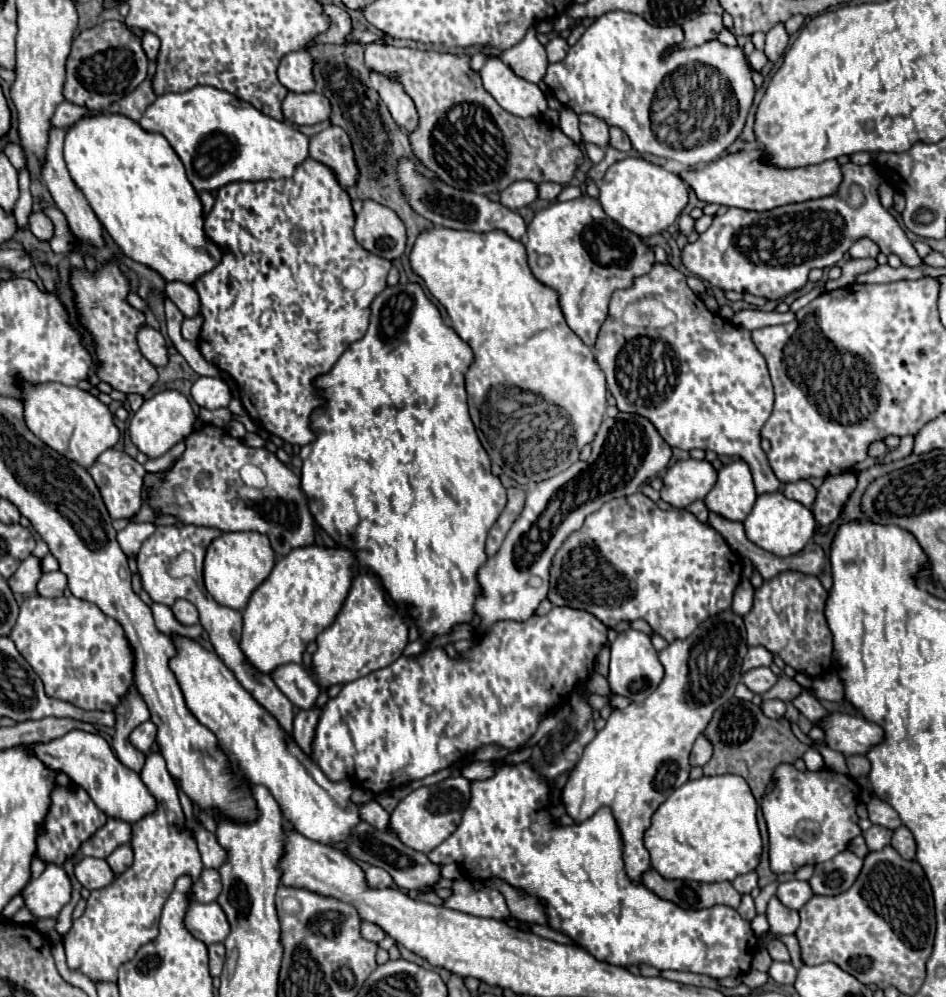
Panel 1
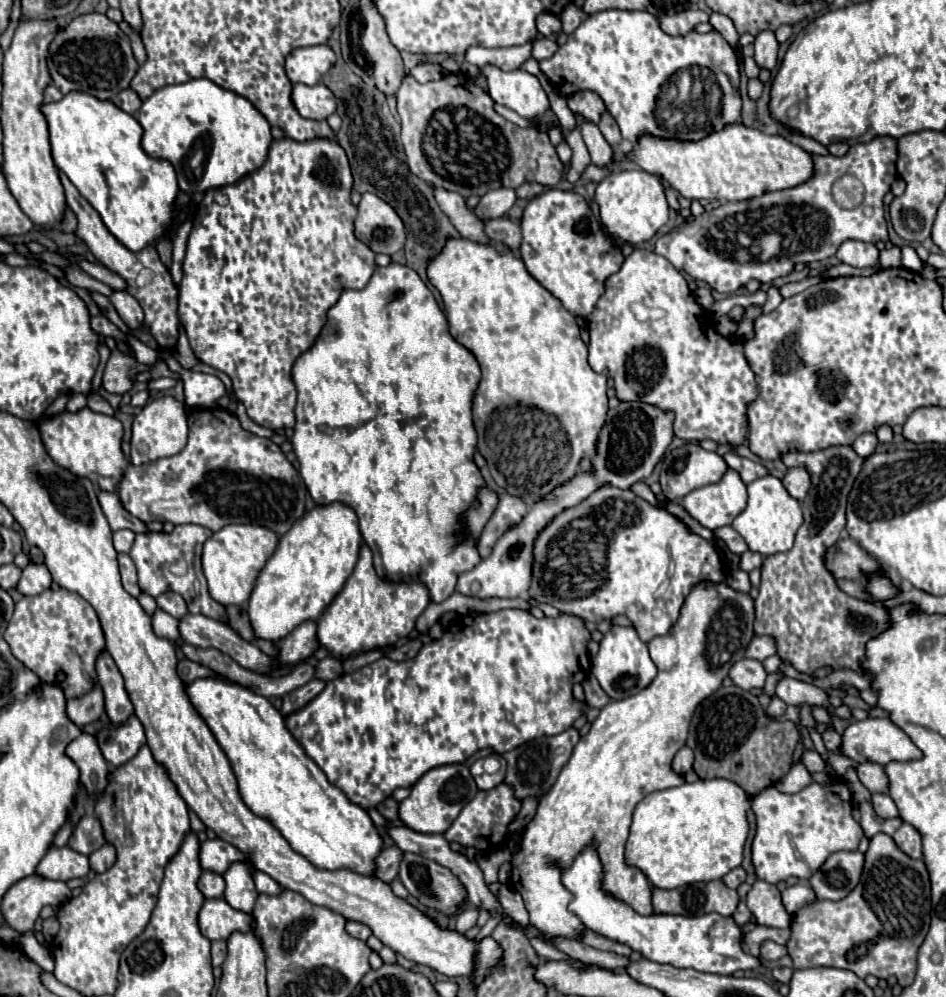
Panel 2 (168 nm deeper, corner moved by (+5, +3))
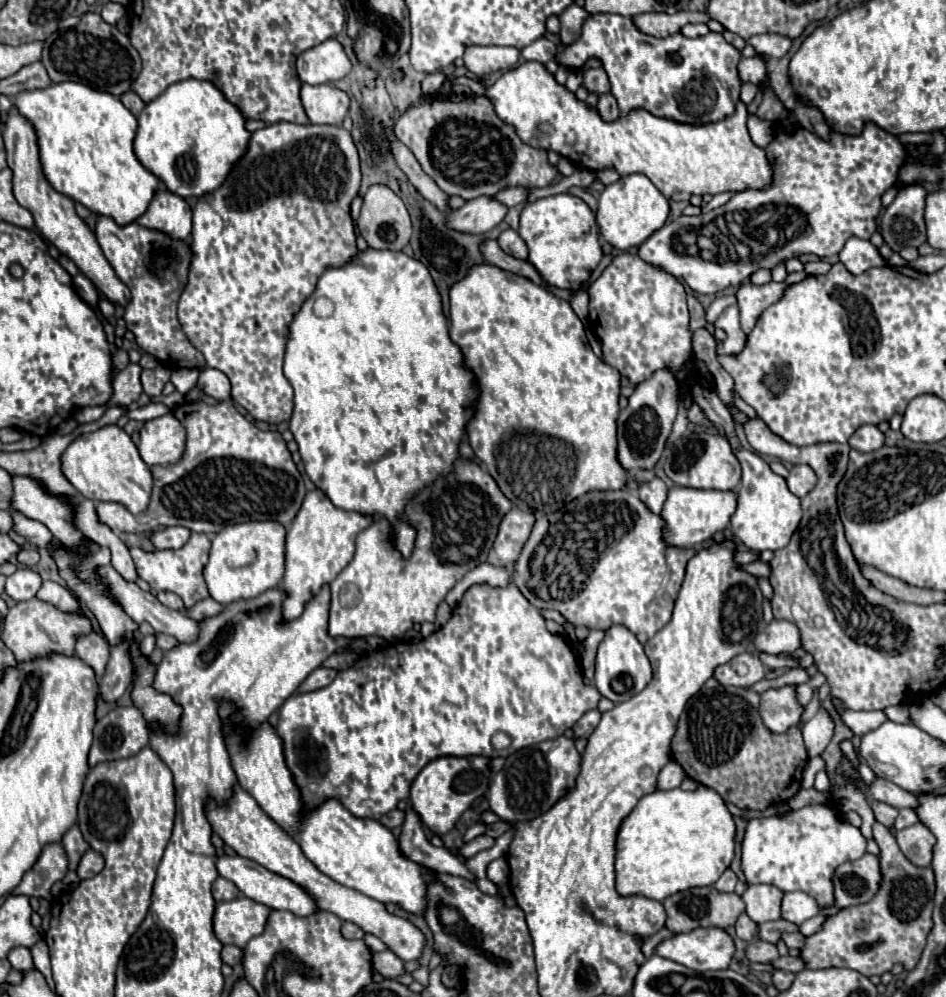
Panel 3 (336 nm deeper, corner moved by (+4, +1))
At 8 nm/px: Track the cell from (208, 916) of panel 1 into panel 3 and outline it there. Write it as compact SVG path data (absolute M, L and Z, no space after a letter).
M247 897L221 901L215 905L213 931L223 945L237 945L245 949L247 941L259 935L265 927L269 907L255 903Z

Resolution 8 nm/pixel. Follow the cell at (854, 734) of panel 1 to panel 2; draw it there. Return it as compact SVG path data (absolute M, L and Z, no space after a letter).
M866 719L850 723L842 737L842 753L854 763L878 763L882 767L890 761L914 761L922 757L912 739L890 719Z

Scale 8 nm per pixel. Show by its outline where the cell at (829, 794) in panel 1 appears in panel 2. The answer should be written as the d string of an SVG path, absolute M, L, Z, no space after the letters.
M834 777L832 785L812 783L794 795L768 787L752 799L752 811L756 815L752 865L758 879L774 885L788 877L808 881L832 853L856 851L864 837L862 827L852 819L852 795L842 777Z

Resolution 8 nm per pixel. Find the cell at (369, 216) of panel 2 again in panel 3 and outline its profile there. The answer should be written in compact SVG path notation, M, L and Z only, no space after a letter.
M373 185L365 193L357 227L359 227L361 237L369 243L371 249L401 251L409 243L409 237L411 237L411 219L405 205L401 203L401 199L397 199L397 195L393 195L393 191L389 191L389 187L381 187L381 185Z

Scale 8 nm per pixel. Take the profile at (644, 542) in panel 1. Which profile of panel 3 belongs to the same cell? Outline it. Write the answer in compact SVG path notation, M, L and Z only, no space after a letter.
M589 491L559 511L539 519L527 539L519 559L513 567L513 583L537 609L555 609L573 625L607 631L611 625L623 625L647 643L661 631L675 607L687 561L699 553L695 547L667 545L663 537L665 519L651 513L649 507L637 499L637 493L619 491Z

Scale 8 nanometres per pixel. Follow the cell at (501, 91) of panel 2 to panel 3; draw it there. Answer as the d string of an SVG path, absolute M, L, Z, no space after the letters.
M525 61L519 69L503 73L495 85L487 91L489 101L495 107L495 113L509 125L517 129L517 135L531 147L553 149L559 155L571 159L575 167L583 167L589 171L599 171L605 167L615 167L621 177L631 173L647 175L653 185L669 199L683 201L691 195L717 195L717 193L739 193L747 189L767 189L773 183L773 163L767 157L767 151L757 147L747 131L748 111L745 103L737 103L737 111L729 117L716 123L709 123L705 127L689 127L681 123L673 123L669 119L657 119L647 111L631 111L625 119L617 119L613 123L605 123L595 109L589 109L585 103L577 101L573 93L561 87L553 75L545 71L541 63Z

